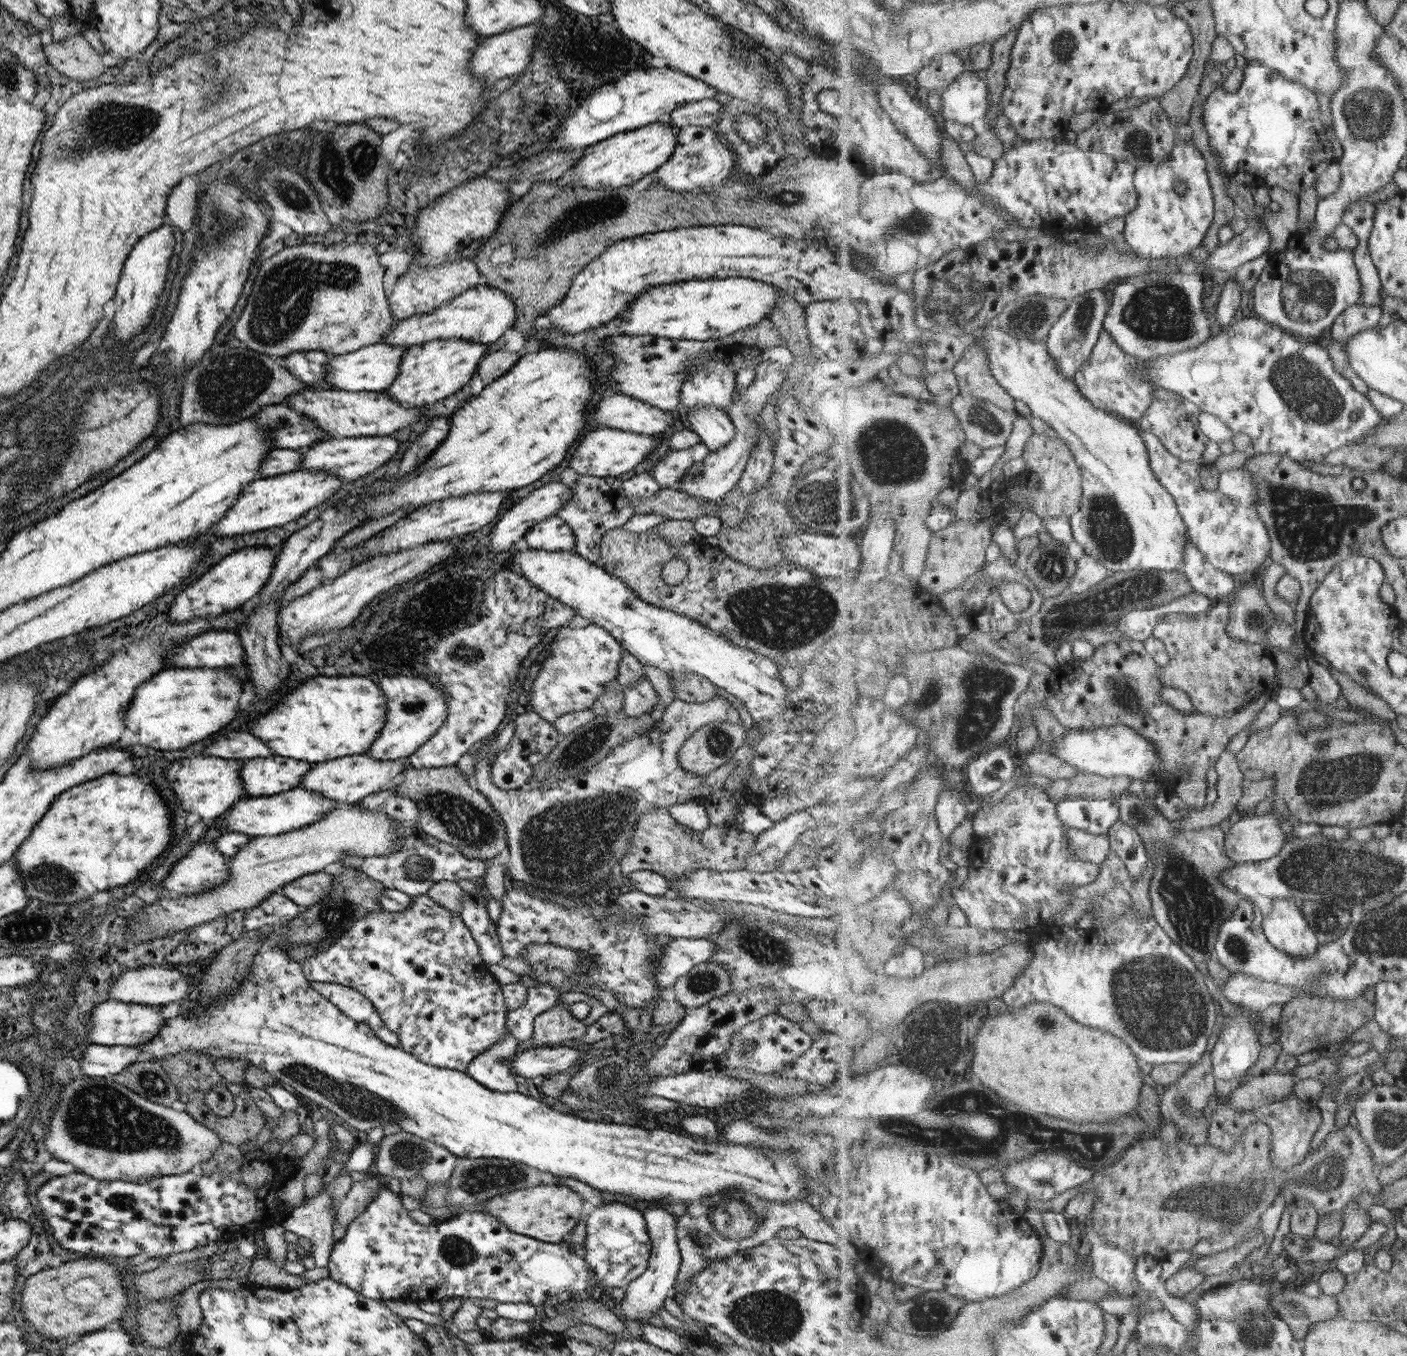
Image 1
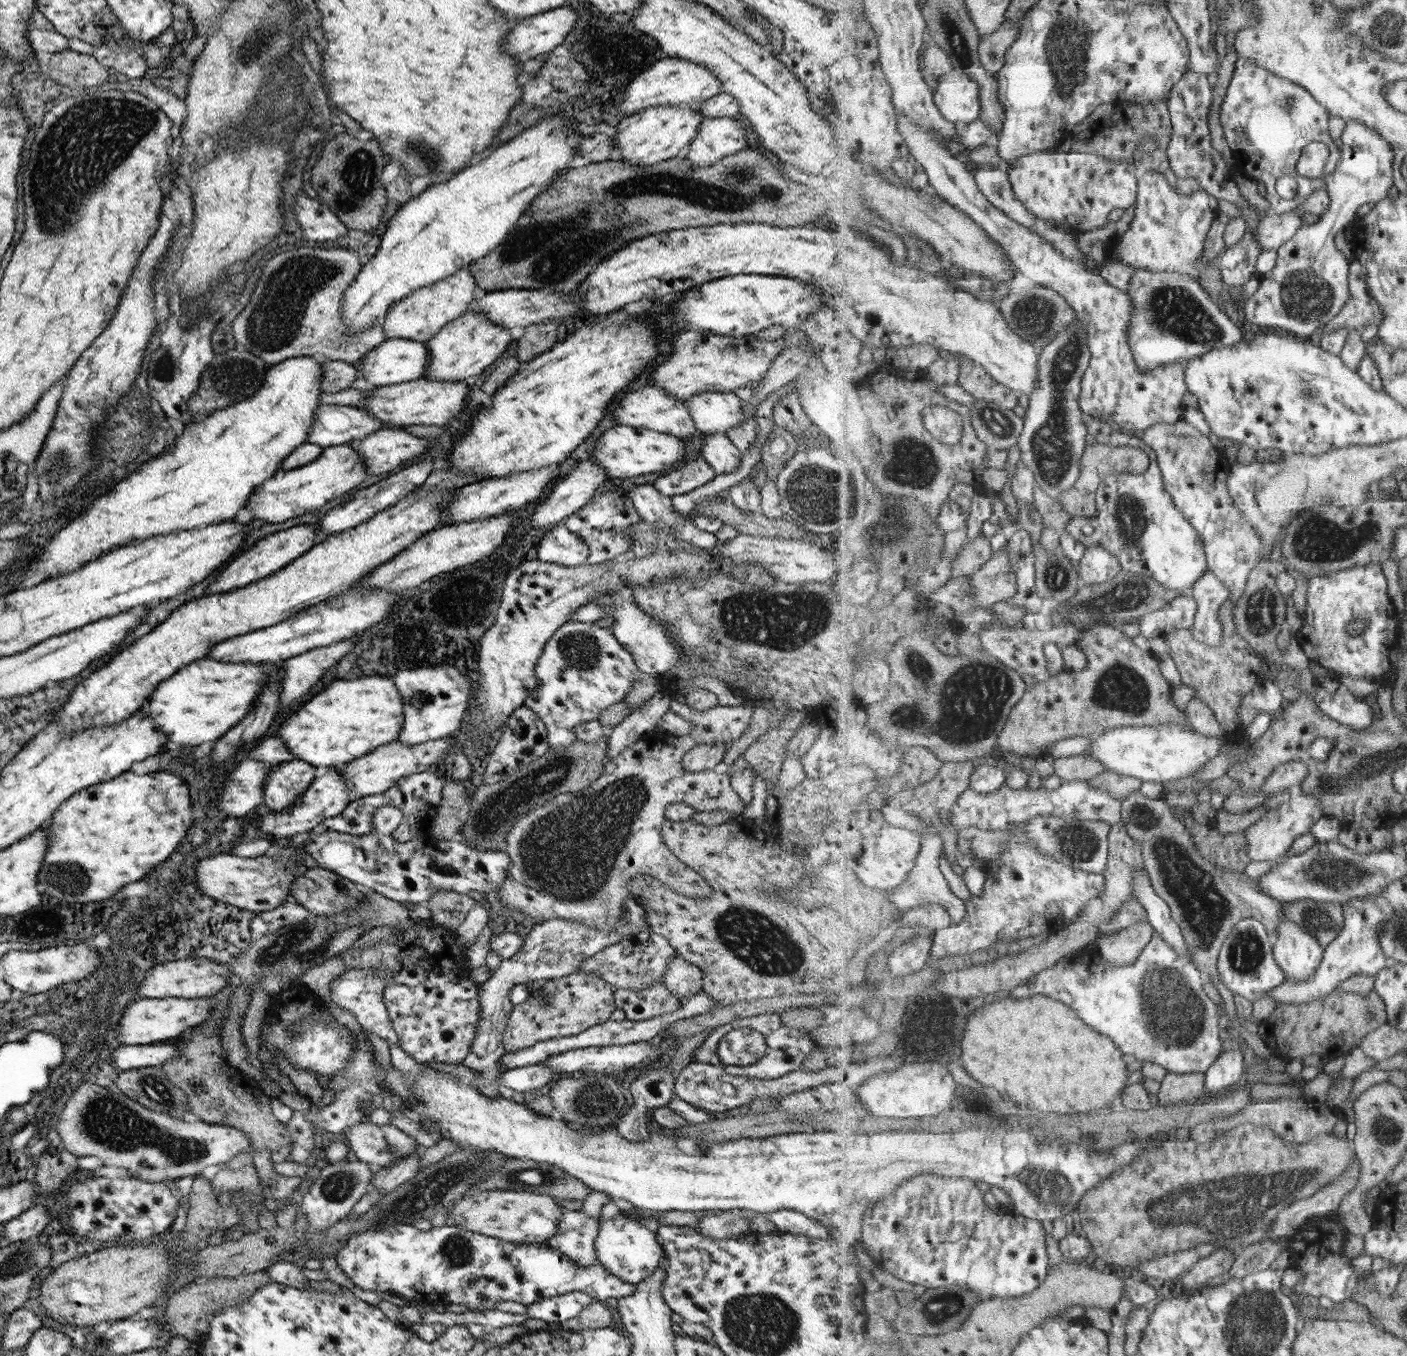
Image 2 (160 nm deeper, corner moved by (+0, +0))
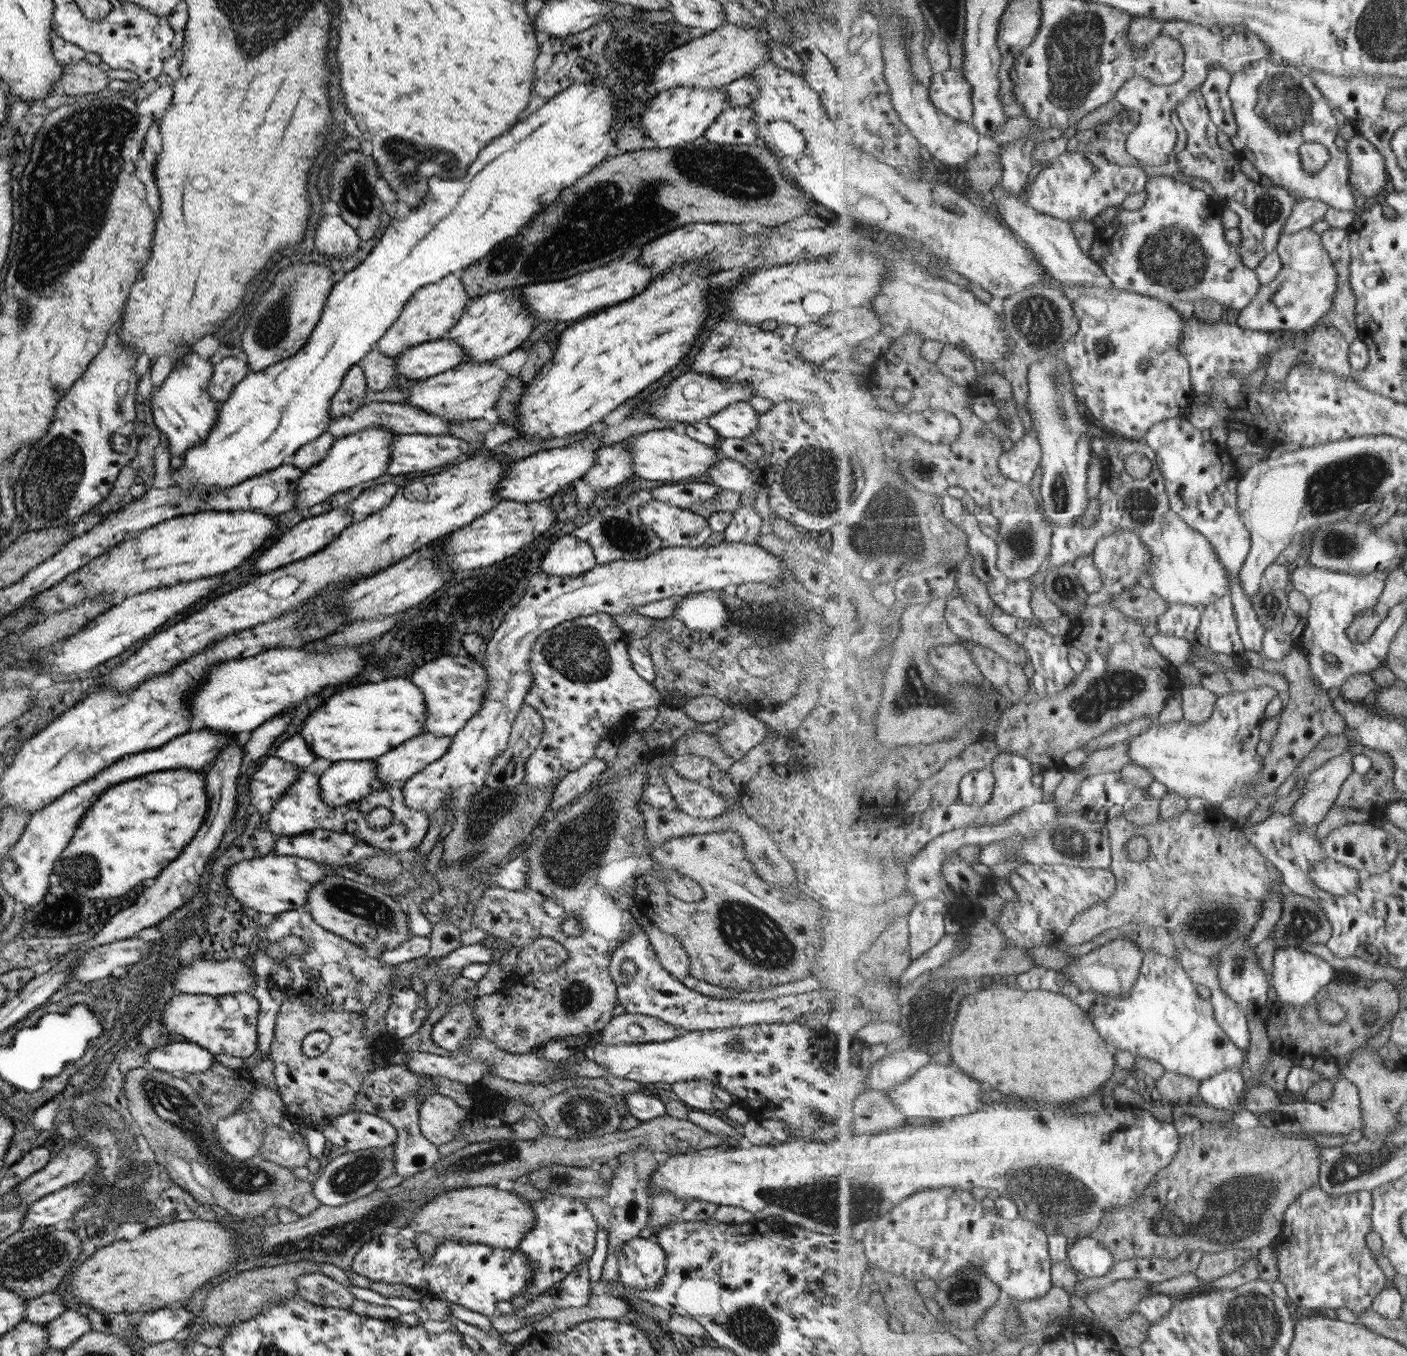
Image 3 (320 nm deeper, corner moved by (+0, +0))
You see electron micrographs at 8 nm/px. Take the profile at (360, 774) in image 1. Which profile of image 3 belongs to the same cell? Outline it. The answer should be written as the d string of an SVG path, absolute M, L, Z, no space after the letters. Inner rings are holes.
M421 733L373 759L376 775L387 785L401 784L443 756L452 737Z

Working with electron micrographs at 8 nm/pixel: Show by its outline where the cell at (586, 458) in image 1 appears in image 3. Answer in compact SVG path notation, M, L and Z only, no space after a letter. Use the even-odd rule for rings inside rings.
M655 429L631 435L623 441L623 448L629 452L633 475L643 480L662 480L665 483L703 478L719 457L716 445L699 444L686 436L682 430L674 429Z

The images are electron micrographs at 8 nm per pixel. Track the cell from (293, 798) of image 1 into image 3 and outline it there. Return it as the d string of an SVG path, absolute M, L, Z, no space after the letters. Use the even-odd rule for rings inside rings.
M372 759L331 763L318 776L322 803L332 807L343 806L383 790L387 784L379 780L375 767Z

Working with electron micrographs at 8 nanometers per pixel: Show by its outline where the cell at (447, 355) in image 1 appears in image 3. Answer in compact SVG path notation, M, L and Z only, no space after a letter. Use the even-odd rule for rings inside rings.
M522 287L504 288L471 298L469 306L464 308L447 336L464 350L466 361L493 361L518 348L523 340L534 336L533 327L537 322L534 322L534 316L524 307L520 295Z

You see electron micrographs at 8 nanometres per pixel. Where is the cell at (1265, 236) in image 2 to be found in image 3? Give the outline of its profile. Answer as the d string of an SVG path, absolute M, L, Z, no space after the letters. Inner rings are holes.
M1321 199L1301 200L1291 213L1282 235L1295 234L1309 229L1311 224L1324 220L1329 209L1330 206L1327 201Z

